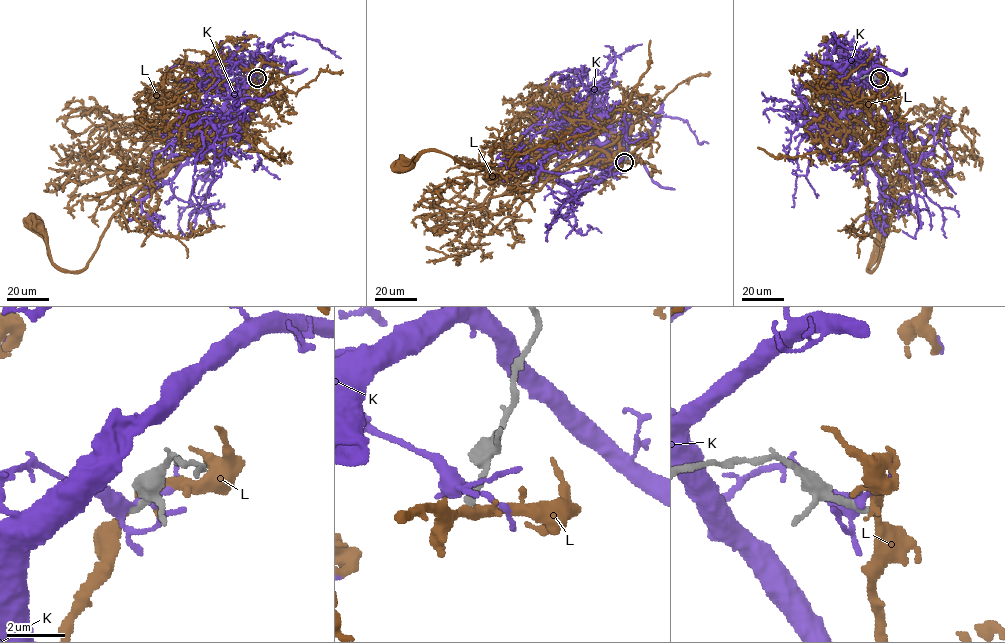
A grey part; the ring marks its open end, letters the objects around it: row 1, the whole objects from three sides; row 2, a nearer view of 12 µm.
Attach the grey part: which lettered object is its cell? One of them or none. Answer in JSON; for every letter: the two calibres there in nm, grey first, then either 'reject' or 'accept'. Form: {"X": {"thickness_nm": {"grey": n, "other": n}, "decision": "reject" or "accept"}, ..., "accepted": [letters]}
{"K": {"thickness_nm": {"grey": 320, "other": 280}, "decision": "reject"}, "L": {"thickness_nm": {"grey": 260, "other": 280}, "decision": "accept"}, "accepted": ["L"]}

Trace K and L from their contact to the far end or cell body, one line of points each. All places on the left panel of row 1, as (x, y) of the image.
K: (257, 78), (228, 100), (206, 146), (141, 201), (140, 217), (160, 218), (151, 222)
L: (257, 78), (254, 111), (243, 130), (192, 147), (151, 176), (114, 215), (83, 268), (62, 271), (33, 222)

